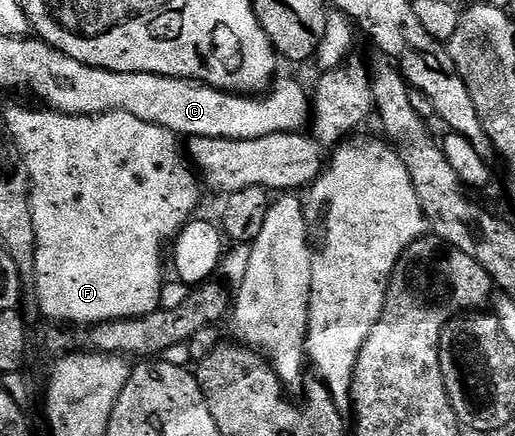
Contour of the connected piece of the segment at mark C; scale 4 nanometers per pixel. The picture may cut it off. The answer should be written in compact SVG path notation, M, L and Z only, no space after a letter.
M47 43L43 46L41 102L50 111L65 113L66 116L127 113L183 138L223 137L226 140L249 141L273 133L300 131L309 118L309 98L306 91L303 92L295 82L272 90L259 97L246 96L163 75L103 71L79 63Z

